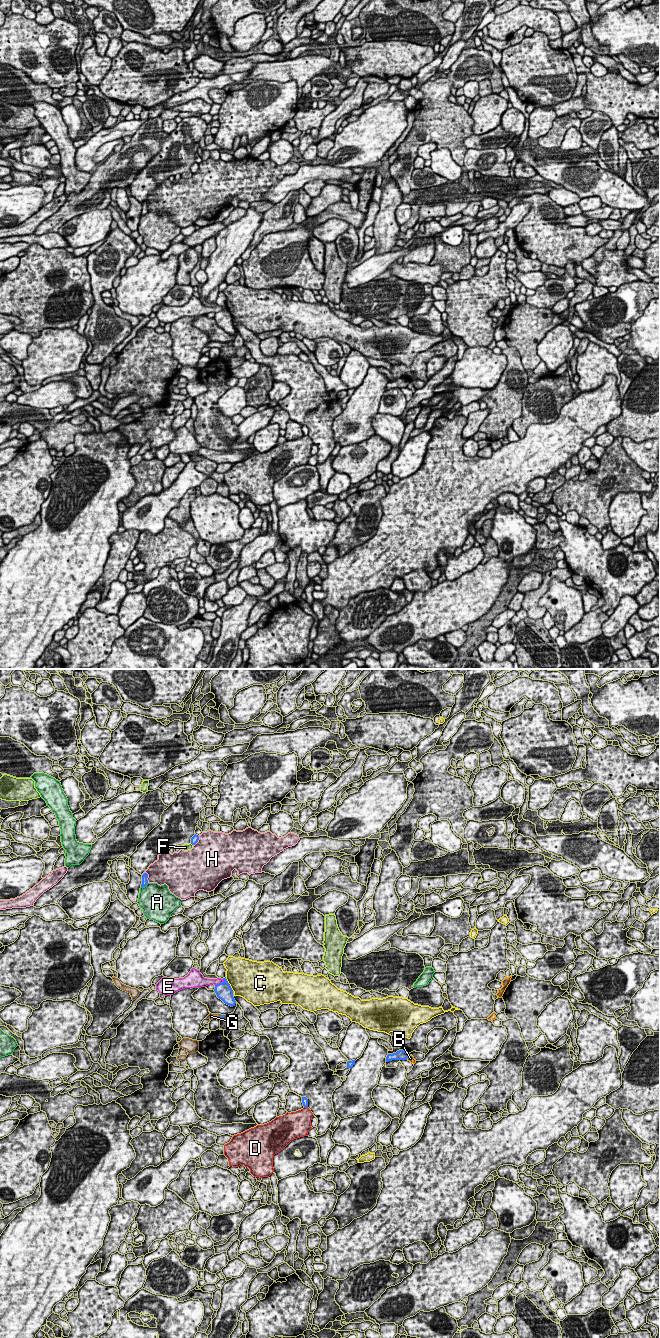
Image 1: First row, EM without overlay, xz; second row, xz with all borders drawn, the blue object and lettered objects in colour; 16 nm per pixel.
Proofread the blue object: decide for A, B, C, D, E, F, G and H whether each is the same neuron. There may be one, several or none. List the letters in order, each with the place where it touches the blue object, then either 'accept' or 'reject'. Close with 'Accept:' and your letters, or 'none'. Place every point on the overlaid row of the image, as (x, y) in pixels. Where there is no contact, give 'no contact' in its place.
A: xz (144, 886) | reject
B: xz (408, 1056) | reject
C: xz (230, 986) | reject
D: xz (306, 1106) | reject
E: xz (219, 983) | reject
F: no contact | reject
G: xz (218, 1017) | accept
H: xz (147, 877) | reject
Accept: G

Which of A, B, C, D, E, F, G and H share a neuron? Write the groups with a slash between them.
A / B / C / D / E / F / G / H

